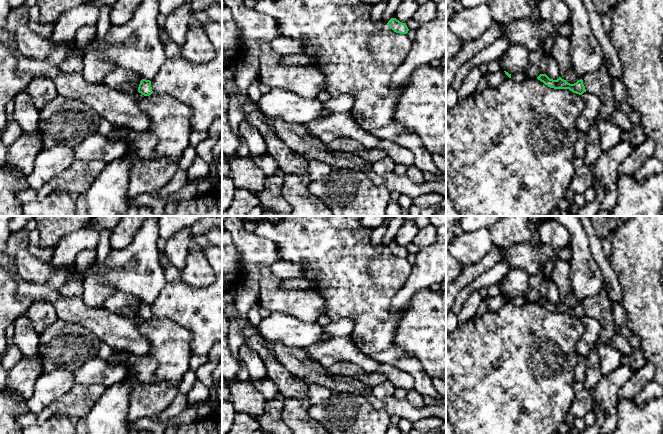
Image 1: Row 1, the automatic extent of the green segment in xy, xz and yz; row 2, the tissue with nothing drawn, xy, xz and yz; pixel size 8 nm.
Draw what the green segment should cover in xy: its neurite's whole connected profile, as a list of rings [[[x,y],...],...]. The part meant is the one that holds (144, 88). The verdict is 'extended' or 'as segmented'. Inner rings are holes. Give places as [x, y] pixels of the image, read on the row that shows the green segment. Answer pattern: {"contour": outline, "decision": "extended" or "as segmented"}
{"contour": [[[142,79],[140,81],[139,87],[138,87],[138,92],[141,93],[144,96],[149,96],[153,93],[152,87],[151,87],[151,81]]], "decision": "as segmented"}

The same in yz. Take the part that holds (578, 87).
{"contour": [[[540,74],[537,77],[538,80],[543,82],[545,85],[547,85],[550,88],[554,89],[569,89],[573,93],[582,95],[584,92],[586,92],[585,86],[583,84],[583,80],[580,79],[574,84],[568,83],[566,80],[559,77],[557,80],[550,79],[546,74]]], "decision": "as segmented"}

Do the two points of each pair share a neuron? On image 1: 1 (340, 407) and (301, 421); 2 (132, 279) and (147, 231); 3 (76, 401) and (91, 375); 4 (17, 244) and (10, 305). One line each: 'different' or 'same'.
1: different
2: same
3: different
4: same

